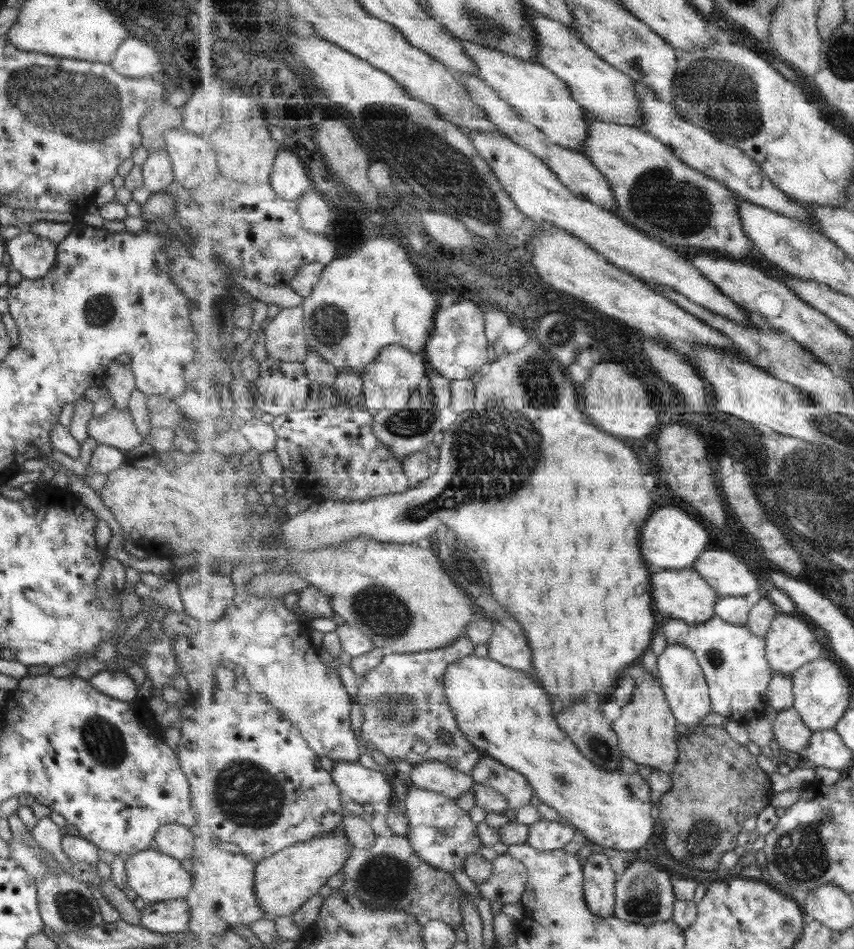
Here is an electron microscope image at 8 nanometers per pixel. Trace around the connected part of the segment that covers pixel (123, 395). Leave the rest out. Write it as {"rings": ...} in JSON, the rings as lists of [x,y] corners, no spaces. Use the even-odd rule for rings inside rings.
{"rings":[[[110,365],[105,370],[101,387],[106,388],[115,409],[128,409],[131,393],[136,389],[130,365]]]}

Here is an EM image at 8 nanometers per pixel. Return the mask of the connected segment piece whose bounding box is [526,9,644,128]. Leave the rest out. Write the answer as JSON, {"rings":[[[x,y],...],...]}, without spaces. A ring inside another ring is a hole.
{"rings":[[[527,9],[526,14],[536,32],[538,62],[567,83],[574,99],[583,106],[589,119],[642,128],[644,120],[640,109],[639,87],[630,75],[611,66],[602,55],[587,46],[571,26],[547,18],[547,15],[533,9]]]}

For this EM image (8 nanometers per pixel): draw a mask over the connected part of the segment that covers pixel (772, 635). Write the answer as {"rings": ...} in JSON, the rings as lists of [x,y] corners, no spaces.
{"rings":[[[779,613],[764,637],[767,659],[777,673],[791,675],[823,654],[819,638],[804,620]]]}

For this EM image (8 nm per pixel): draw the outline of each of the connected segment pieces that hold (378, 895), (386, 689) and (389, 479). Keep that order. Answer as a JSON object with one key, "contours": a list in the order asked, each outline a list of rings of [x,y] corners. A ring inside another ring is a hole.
{"contours":[[[[374,812],[374,819],[371,822],[377,838],[375,839],[375,846],[372,847],[358,847],[350,846],[350,855],[347,862],[340,870],[344,875],[343,884],[334,892],[337,891],[348,892],[352,894],[359,901],[363,901],[365,905],[371,905],[379,910],[397,910],[405,911],[407,916],[415,916],[425,914],[430,920],[439,919],[449,924],[453,928],[461,925],[463,922],[463,904],[461,901],[466,897],[466,892],[457,884],[457,880],[453,878],[449,871],[435,867],[428,862],[425,862],[413,848],[408,837],[395,834],[394,830],[388,825],[388,813]]],[[[463,636],[441,650],[386,655],[383,662],[360,681],[357,699],[366,721],[361,728],[363,747],[366,748],[366,743],[374,744],[376,750],[381,750],[392,761],[405,760],[413,766],[438,761],[472,775],[483,755],[459,728],[446,696],[445,674],[453,662],[474,656],[475,646],[471,639]],[[441,730],[450,734],[451,743],[441,741]]],[[[363,396],[356,405],[296,410],[271,422],[278,436],[276,452],[282,465],[288,473],[300,475],[299,491],[309,494],[316,502],[362,501],[412,488],[402,460],[374,433],[374,416],[364,408]]]]}

